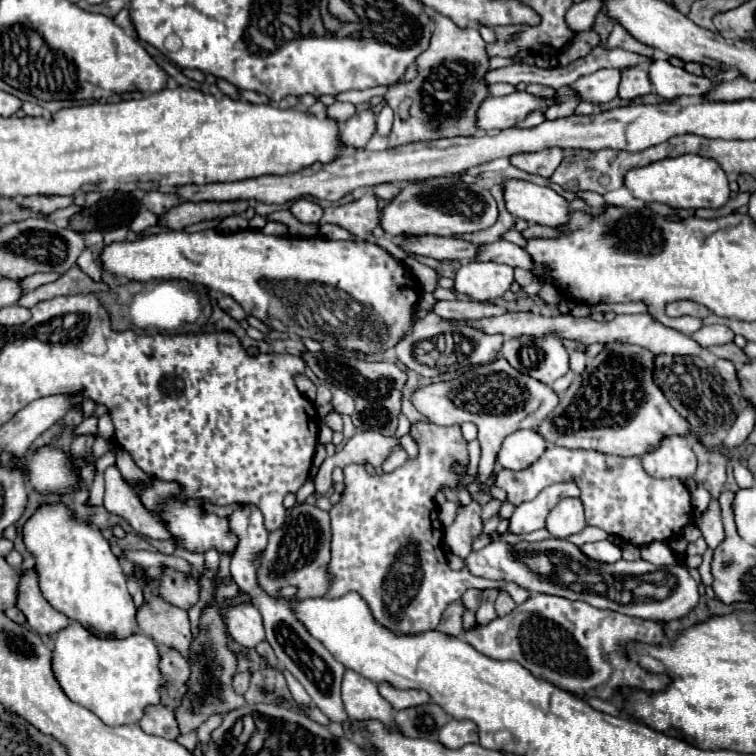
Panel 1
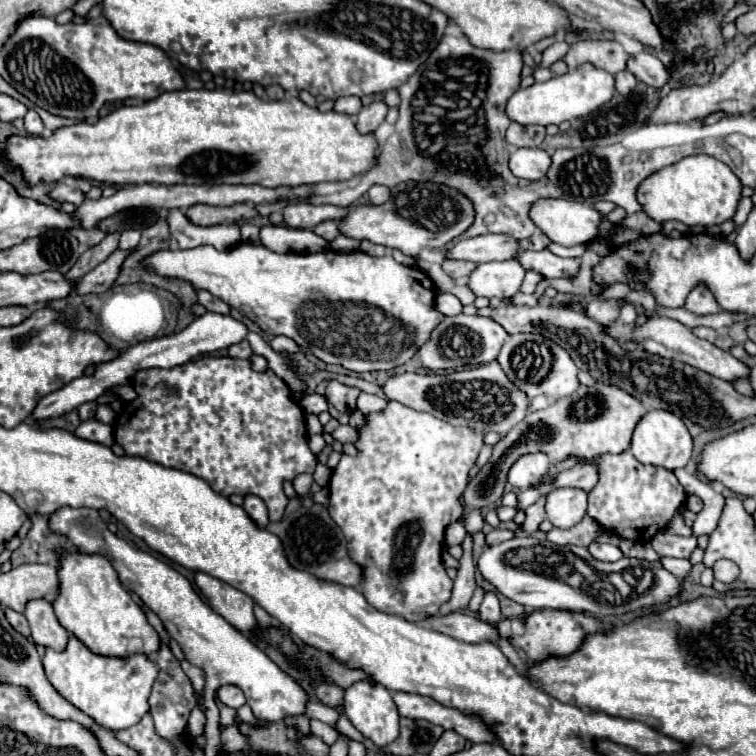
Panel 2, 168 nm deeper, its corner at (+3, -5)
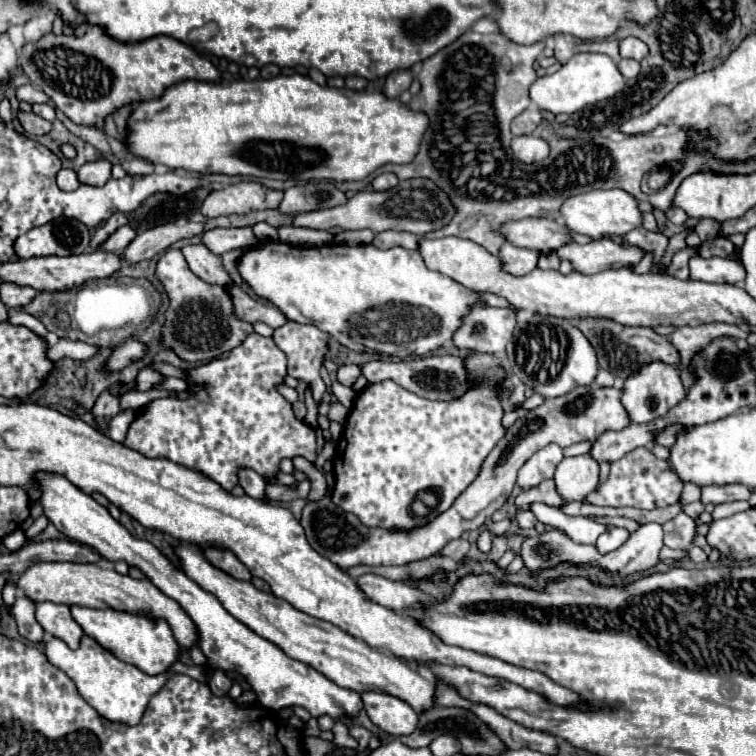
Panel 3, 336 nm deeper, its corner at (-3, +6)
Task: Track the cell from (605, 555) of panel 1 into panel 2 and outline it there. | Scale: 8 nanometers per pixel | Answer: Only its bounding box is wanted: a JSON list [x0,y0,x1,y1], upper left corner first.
[589,542,623,562]

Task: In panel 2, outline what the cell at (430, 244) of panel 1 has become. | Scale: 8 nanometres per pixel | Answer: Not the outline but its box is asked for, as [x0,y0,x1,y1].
[445,234,521,262]

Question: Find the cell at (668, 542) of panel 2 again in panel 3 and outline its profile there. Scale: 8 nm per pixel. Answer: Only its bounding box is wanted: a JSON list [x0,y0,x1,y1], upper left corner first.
[663,513,695,549]

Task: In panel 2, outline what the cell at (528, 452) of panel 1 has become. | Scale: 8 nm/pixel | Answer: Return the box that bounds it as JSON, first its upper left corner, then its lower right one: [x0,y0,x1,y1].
[509,452,549,490]

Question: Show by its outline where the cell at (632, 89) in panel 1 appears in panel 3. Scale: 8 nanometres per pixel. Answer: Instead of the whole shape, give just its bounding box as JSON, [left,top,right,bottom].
[619,59,639,79]

